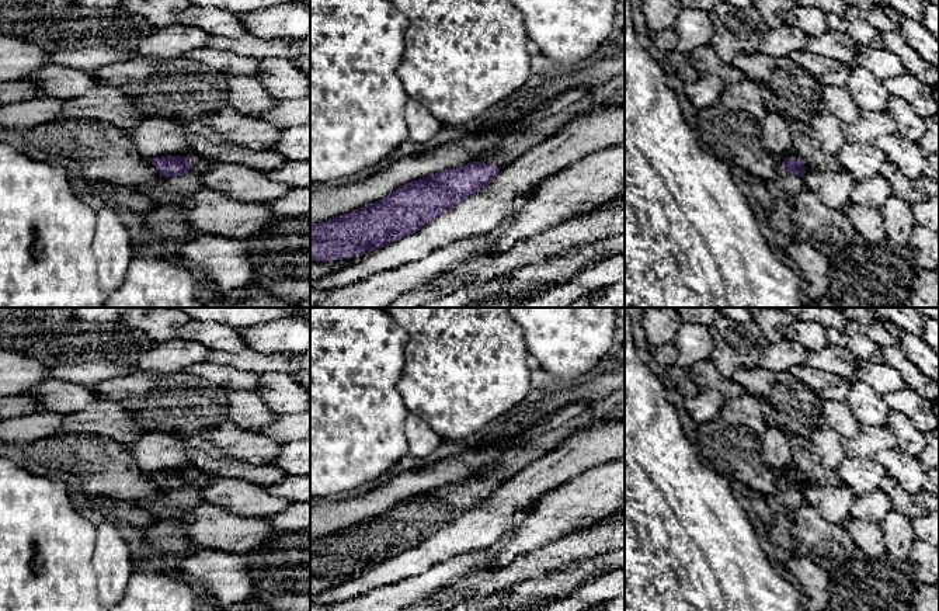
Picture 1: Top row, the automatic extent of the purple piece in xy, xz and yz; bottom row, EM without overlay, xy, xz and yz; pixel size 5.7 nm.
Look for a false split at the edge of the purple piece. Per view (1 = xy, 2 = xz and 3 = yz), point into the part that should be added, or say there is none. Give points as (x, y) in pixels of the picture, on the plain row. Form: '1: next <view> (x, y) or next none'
1: next xy (176, 503)
2: next xz (548, 433)
3: next yz (788, 500)

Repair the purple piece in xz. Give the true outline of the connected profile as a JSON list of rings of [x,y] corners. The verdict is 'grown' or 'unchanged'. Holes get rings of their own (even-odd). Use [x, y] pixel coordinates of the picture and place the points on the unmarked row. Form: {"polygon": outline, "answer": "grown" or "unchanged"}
{"polygon": [[[625,383],[598,402],[561,407],[526,428],[502,456],[466,480],[414,494],[365,523],[310,539],[310,576],[364,570],[418,546],[483,506],[501,483],[575,433],[623,417]]], "answer": "grown"}

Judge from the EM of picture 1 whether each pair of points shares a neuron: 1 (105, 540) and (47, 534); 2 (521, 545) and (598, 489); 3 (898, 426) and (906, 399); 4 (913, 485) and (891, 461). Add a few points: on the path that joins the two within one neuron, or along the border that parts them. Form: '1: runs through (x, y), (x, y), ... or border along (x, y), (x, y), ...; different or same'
1: border along (96, 527), (94, 572); different
2: runs through (541, 526), (559, 511), (578, 503); same
3: border along (891, 409), (904, 413), (924, 433); different
4: runs through (910, 479), (897, 467); same

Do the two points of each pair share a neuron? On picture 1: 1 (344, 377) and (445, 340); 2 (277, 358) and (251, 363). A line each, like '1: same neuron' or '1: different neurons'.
1: different neurons
2: same neuron

